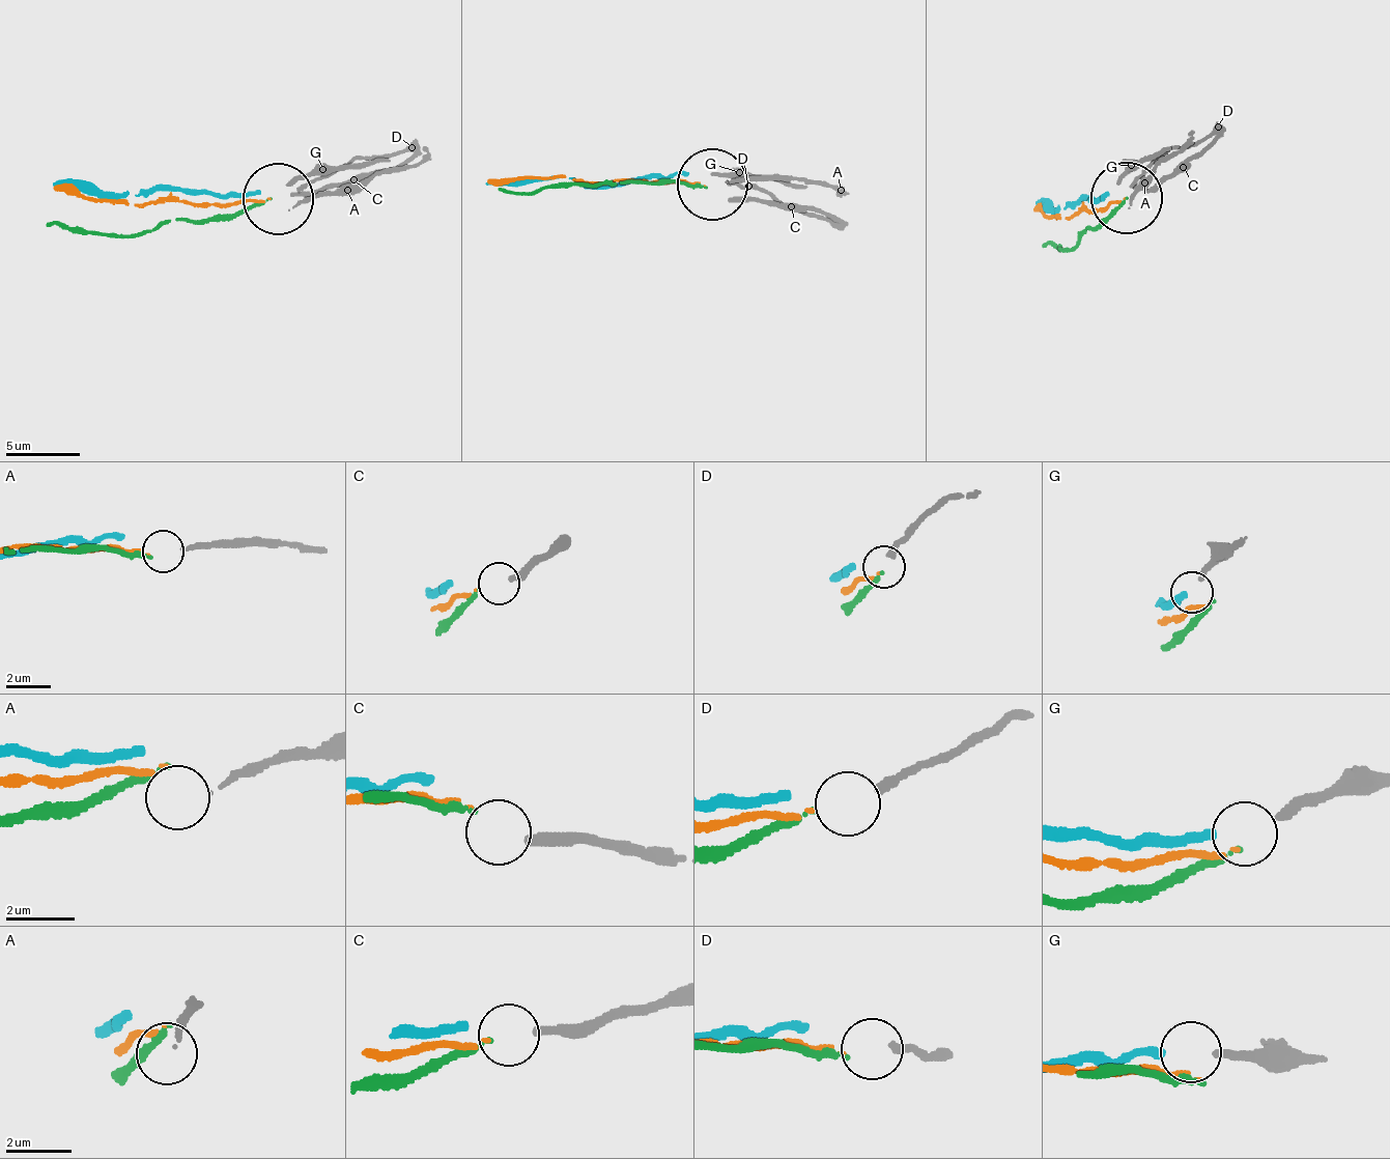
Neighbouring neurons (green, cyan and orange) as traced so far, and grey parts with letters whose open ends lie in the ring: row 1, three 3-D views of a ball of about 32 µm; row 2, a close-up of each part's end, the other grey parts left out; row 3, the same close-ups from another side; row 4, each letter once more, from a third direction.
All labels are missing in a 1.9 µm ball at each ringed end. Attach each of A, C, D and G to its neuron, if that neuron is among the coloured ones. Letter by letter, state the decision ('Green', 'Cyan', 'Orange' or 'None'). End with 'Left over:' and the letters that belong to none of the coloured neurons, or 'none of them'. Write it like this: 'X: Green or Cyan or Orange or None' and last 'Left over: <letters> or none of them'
A: None
C: None
D: Green
G: Cyan
Left over: A, C

